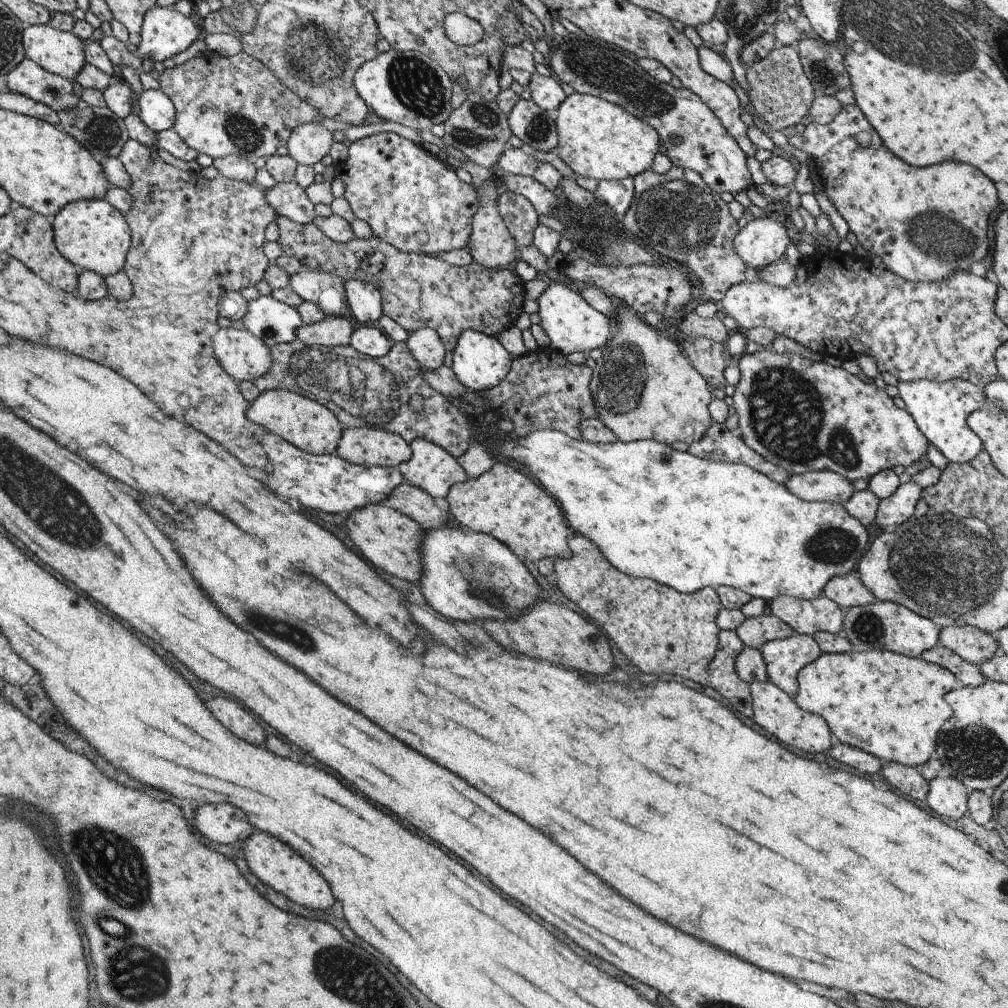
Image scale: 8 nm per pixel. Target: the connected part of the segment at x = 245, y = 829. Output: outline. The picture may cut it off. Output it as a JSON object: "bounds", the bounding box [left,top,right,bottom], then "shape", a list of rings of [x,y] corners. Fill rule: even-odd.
{"bounds":[196,804,254,844],"shape":[[[206,804],[202,806],[198,812],[196,812],[196,828],[208,838],[208,840],[214,840],[214,842],[220,842],[220,844],[232,844],[232,842],[240,842],[240,840],[246,840],[254,828],[248,824],[248,818],[246,814],[232,806],[232,804]]]}

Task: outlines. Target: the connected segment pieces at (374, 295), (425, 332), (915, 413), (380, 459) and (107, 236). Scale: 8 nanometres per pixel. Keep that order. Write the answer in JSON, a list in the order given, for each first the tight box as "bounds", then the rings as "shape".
[{"bounds":[347,279,383,324],"shape":[[[350,279],[347,284],[348,304],[352,305],[352,312],[358,322],[362,324],[378,323],[379,318],[383,315],[383,295],[379,289],[375,288],[372,282],[361,281],[360,279]]]},{"bounds":[407,327,446,371],"shape":[[[430,327],[419,328],[407,340],[409,349],[424,371],[439,369],[446,349],[440,335]]]},{"bounds":[897,379,989,463],"shape":[[[964,379],[899,381],[897,388],[906,405],[905,410],[912,415],[929,444],[943,452],[950,463],[967,463],[984,449],[982,440],[967,423],[968,416],[974,411],[989,405],[984,389]]]},{"bounds":[335,427,411,467],"shape":[[[344,427],[342,441],[335,452],[348,462],[362,466],[397,467],[411,459],[410,443],[400,434],[381,428]]]},{"bounds":[51,199,131,277],"shape":[[[104,199],[74,201],[67,204],[58,215],[51,219],[54,225],[56,248],[73,265],[85,271],[107,277],[124,269],[128,248],[131,248],[131,228],[124,216],[112,203]]]}]

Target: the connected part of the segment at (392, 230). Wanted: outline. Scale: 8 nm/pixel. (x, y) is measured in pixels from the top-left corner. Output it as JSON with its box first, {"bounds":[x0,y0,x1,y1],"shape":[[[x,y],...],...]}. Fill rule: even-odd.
{"bounds":[336,132,479,256],"shape":[[[381,132],[366,136],[353,142],[347,149],[348,156],[346,157],[346,160],[338,166],[336,176],[340,177],[340,180],[342,180],[345,184],[343,197],[351,206],[352,212],[355,214],[355,218],[360,218],[360,220],[367,222],[373,230],[373,235],[375,237],[391,244],[400,252],[420,253],[423,255],[437,256],[438,254],[442,254],[442,252],[458,250],[459,248],[466,248],[466,246],[468,246],[471,235],[472,219],[476,214],[477,208],[479,207],[479,196],[476,188],[472,184],[464,183],[464,181],[458,179],[455,169],[449,165],[450,161],[441,161],[438,159],[438,156],[424,149],[422,145],[415,144],[414,142],[393,132]]]}

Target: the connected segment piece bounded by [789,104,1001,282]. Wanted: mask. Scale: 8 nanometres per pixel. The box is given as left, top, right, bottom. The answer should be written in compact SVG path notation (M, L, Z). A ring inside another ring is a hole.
M844 105L842 110L836 115L836 118L830 124L816 124L814 122L805 122L805 130L802 133L796 133L789 136L789 142L796 148L803 150L810 156L813 170L817 173L820 182L822 183L829 199L836 204L838 212L843 216L848 223L849 230L855 235L862 246L868 250L870 257L880 256L884 266L895 272L898 276L909 281L941 281L954 271L961 271L970 268L972 262L982 260L988 248L990 248L990 240L988 240L988 226L990 226L990 214L1000 204L996 186L982 171L979 171L975 166L968 163L956 161L944 161L927 167L915 167L888 150L888 147L882 142L879 134L874 130L874 127L866 120L864 113L858 108L858 105ZM858 134L870 134L872 140L870 144L860 144L858 142Z

